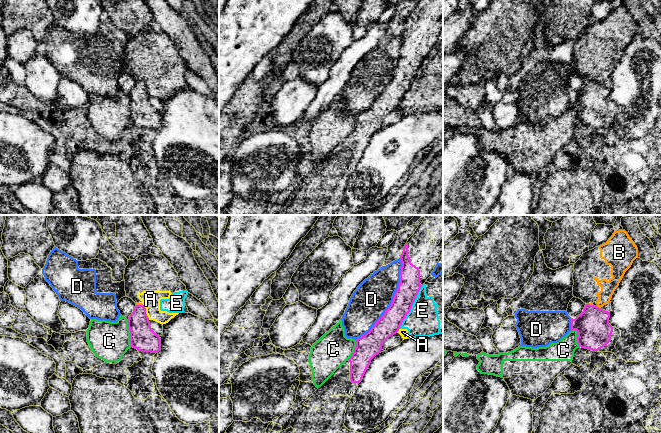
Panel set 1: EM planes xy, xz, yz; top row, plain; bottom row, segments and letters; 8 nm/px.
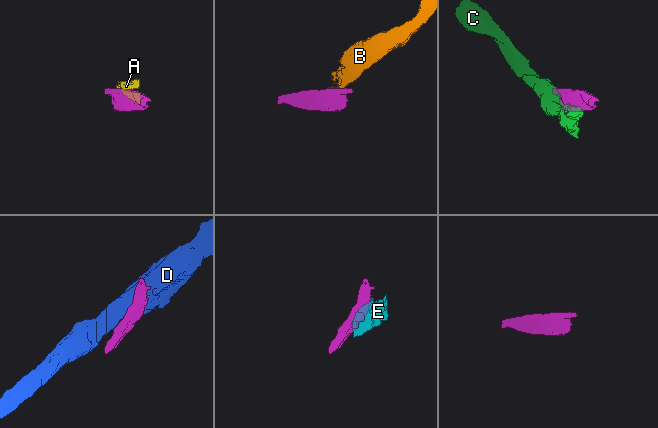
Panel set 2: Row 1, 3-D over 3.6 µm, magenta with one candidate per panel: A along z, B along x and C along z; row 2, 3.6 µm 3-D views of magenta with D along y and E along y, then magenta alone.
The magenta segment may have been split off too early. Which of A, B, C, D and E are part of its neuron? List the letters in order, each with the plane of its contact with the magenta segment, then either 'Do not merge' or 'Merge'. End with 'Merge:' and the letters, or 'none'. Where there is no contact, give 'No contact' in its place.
A: Touches magenta in xy. Do not merge
B: Touches magenta in yz. Do not merge
C: Touches magenta in xy. Do not merge
D: Touches magenta in xz. Do not merge
E: Touches magenta in xz. Do not merge
Merge: none

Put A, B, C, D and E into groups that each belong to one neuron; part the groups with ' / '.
A B E / C / D

